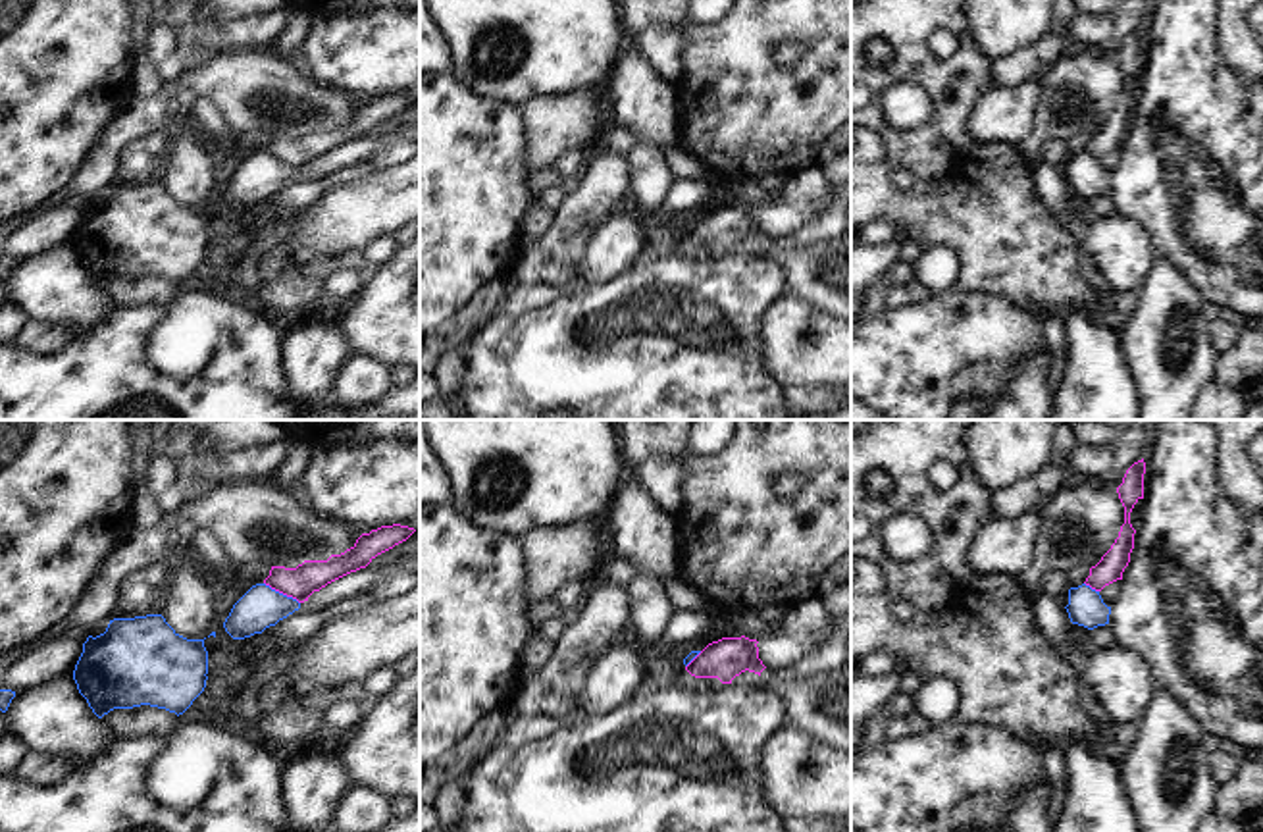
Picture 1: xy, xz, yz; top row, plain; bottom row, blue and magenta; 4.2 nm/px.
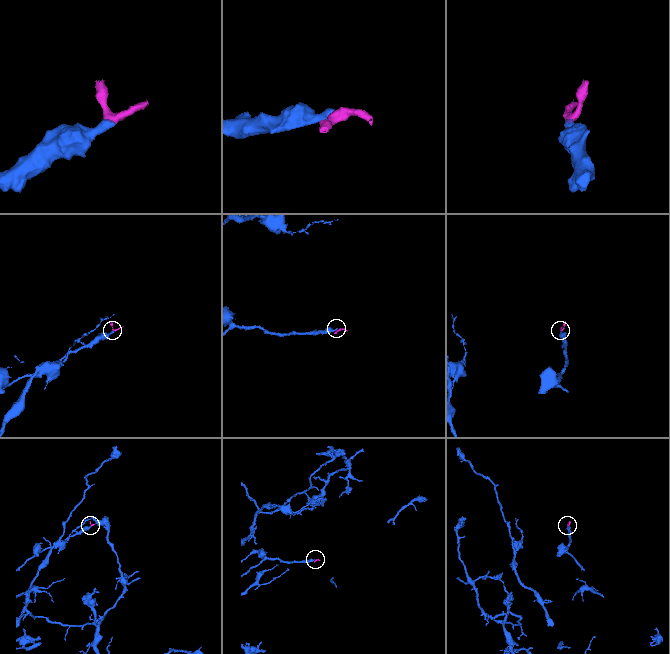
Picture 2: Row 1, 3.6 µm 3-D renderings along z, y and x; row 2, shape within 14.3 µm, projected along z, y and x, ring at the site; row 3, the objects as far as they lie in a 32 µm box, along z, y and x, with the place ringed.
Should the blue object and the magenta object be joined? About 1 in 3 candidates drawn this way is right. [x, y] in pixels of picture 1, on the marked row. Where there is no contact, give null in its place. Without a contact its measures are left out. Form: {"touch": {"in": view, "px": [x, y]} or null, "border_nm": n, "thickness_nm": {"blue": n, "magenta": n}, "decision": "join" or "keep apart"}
{"touch": {"in": "xy", "px": [282, 594]}, "border_nm": 180, "thickness_nm": {"blue": 180, "magenta": 140}, "decision": "keep apart"}

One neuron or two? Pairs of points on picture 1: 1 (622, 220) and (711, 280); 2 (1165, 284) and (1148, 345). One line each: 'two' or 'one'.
1: two
2: one

